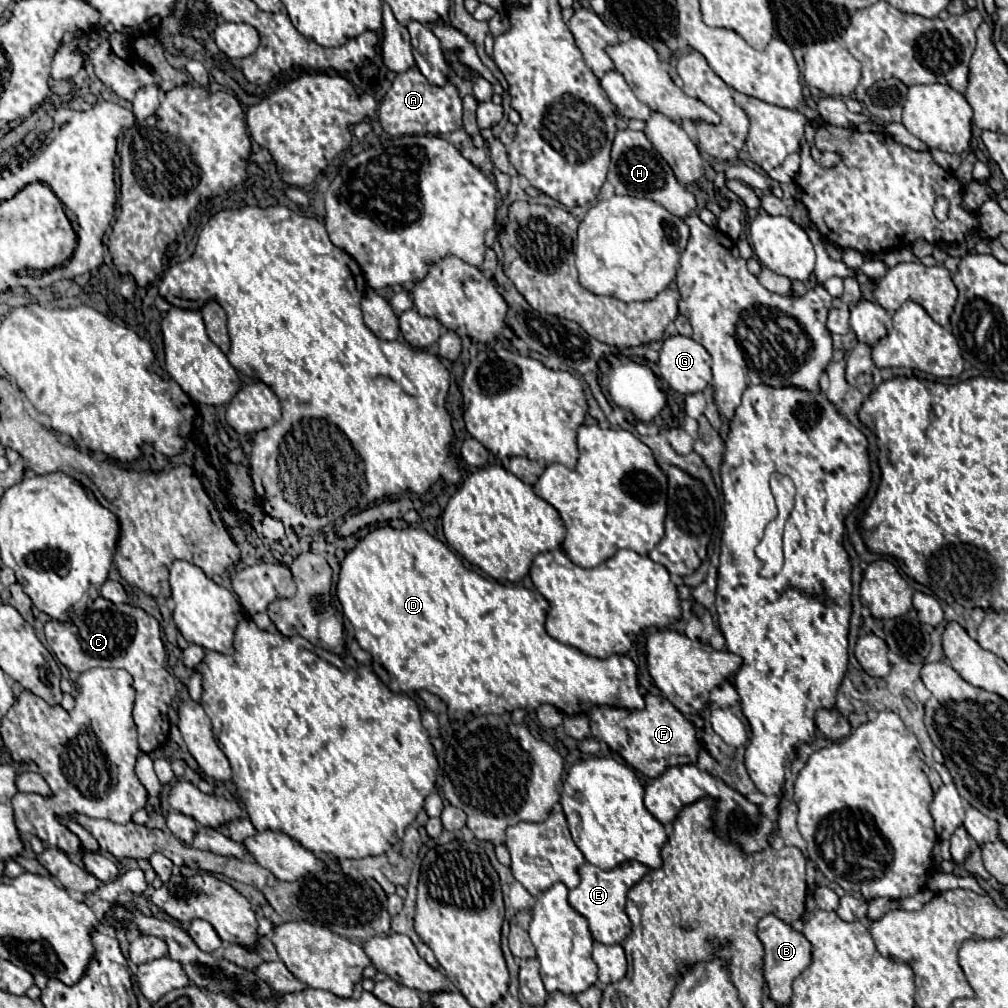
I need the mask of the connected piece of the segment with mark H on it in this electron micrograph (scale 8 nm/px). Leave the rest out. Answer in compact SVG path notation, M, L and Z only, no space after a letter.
M626 129L616 133L614 145L612 145L612 163L608 171L608 181L614 185L616 195L652 199L676 217L686 217L696 207L694 195L676 181L670 165L662 159L662 155L654 149L654 145L648 141L648 137L642 131Z

